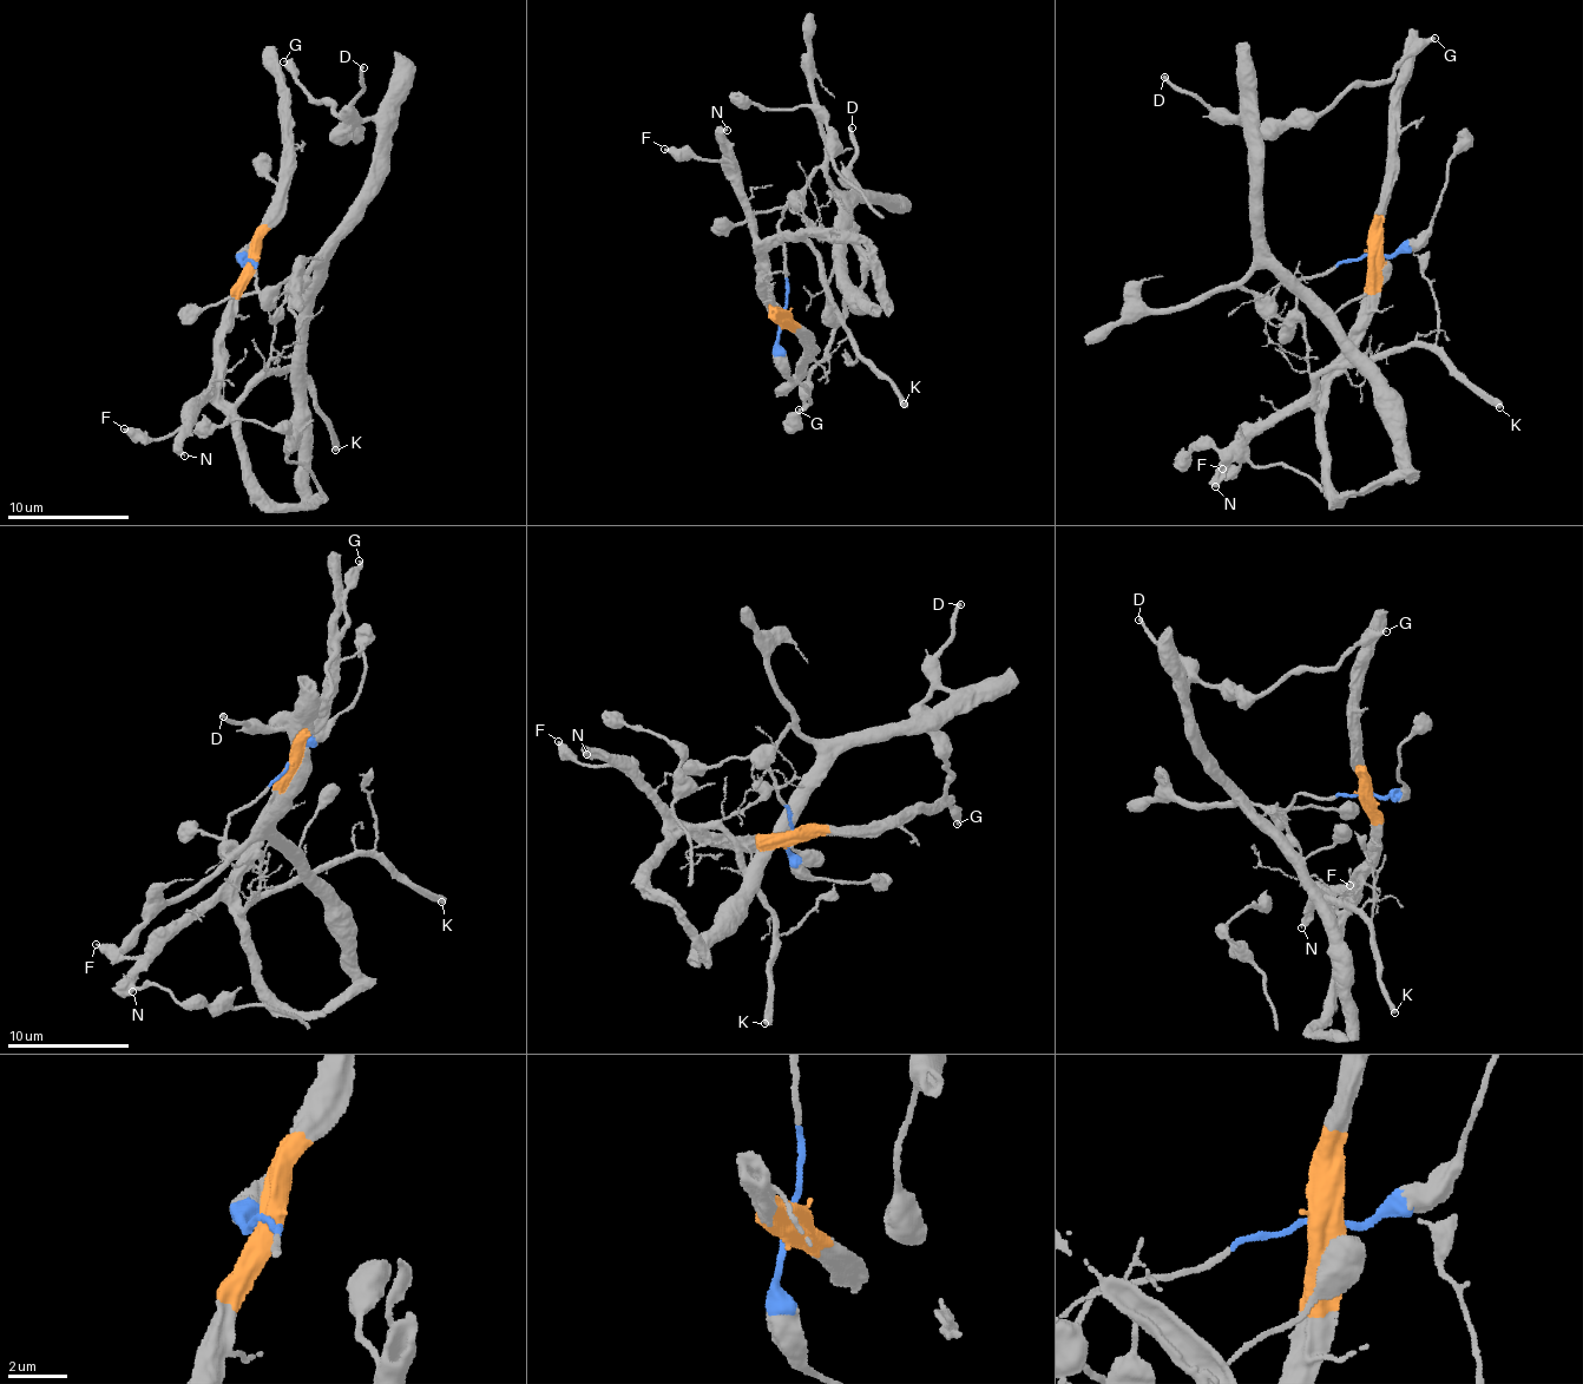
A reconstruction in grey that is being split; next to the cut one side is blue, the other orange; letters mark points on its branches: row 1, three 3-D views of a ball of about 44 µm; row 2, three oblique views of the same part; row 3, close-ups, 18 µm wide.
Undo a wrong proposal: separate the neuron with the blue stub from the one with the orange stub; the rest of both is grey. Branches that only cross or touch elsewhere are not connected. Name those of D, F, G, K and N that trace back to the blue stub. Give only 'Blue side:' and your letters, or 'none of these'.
Blue side: D, G

